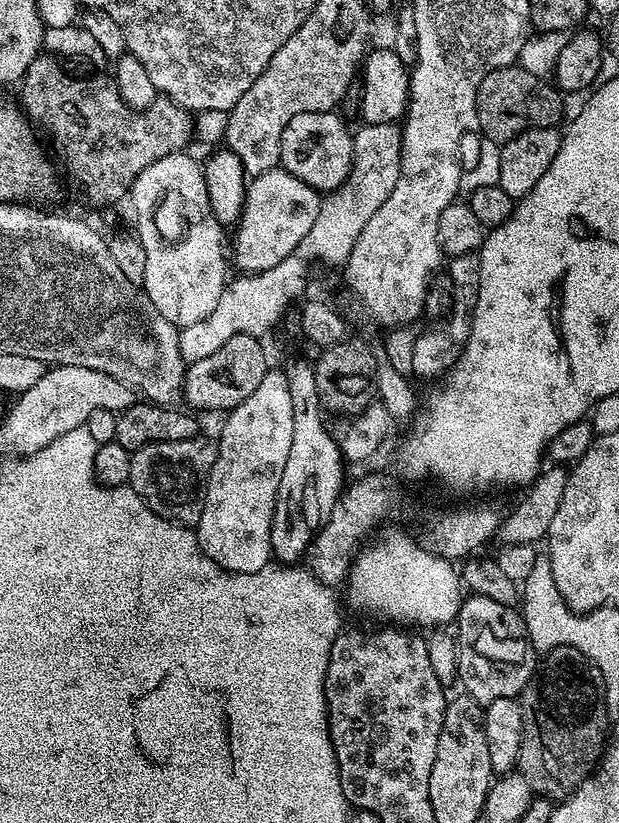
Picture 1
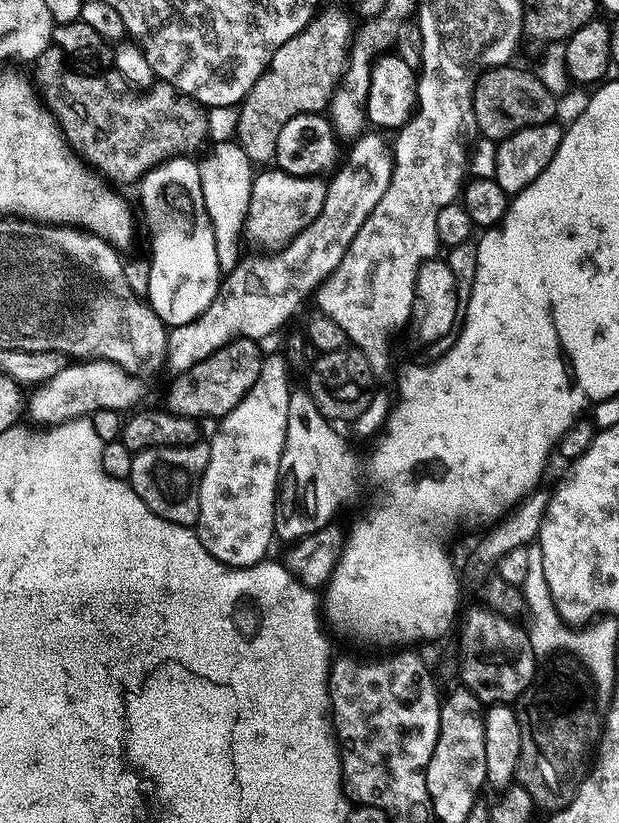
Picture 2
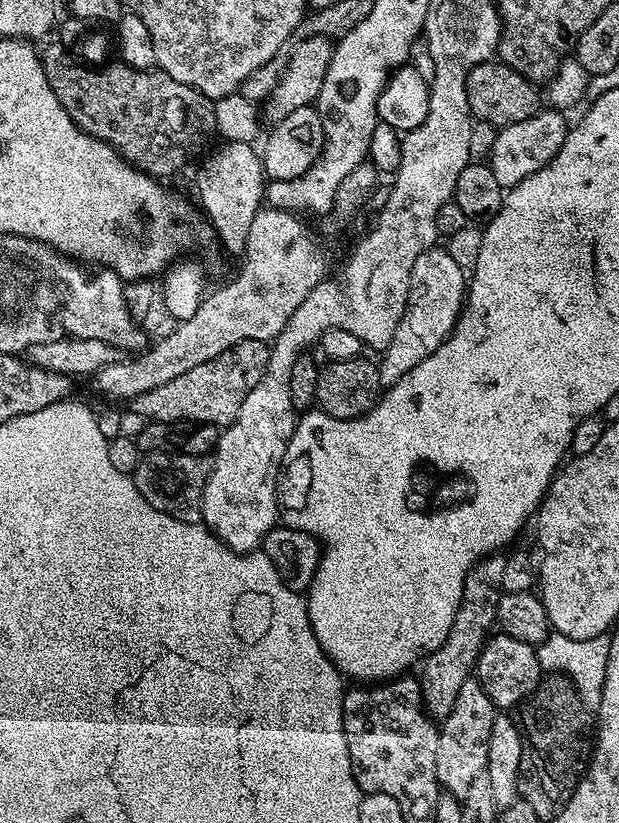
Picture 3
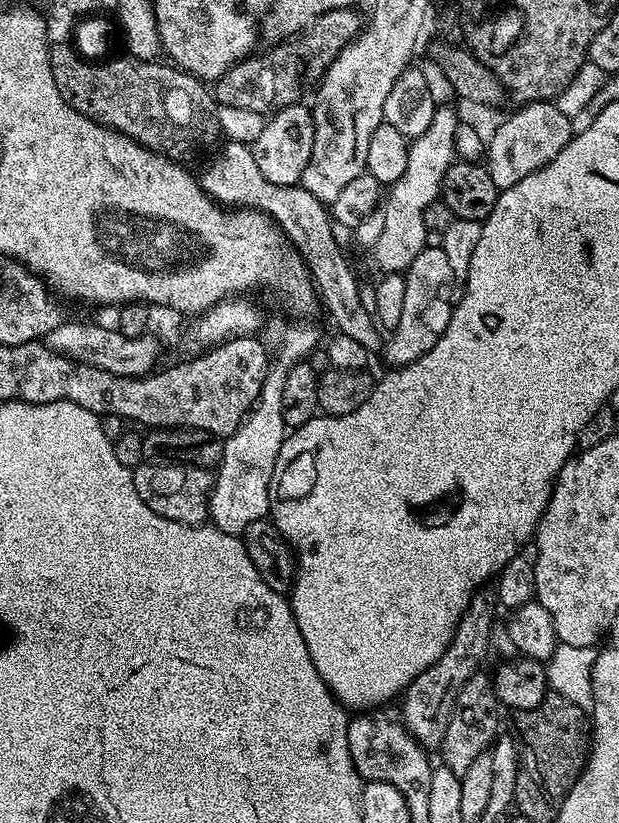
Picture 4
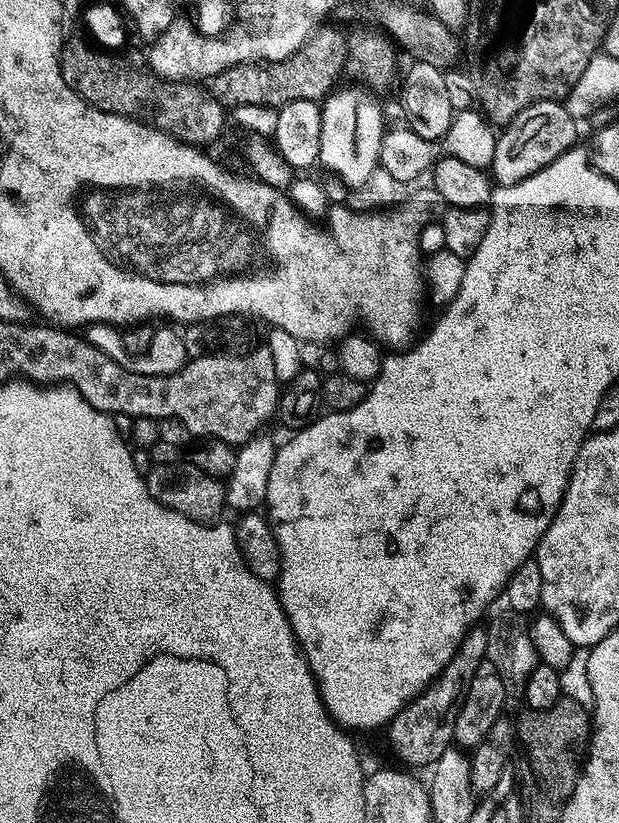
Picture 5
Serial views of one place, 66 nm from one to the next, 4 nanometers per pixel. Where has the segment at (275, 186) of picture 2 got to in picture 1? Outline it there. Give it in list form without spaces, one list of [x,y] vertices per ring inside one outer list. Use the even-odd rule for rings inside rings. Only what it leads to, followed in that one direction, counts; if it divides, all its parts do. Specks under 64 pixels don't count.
[[[283,170],[263,172],[247,185],[236,231],[236,264],[244,274],[265,272],[282,262],[309,233],[320,209],[321,195]]]

